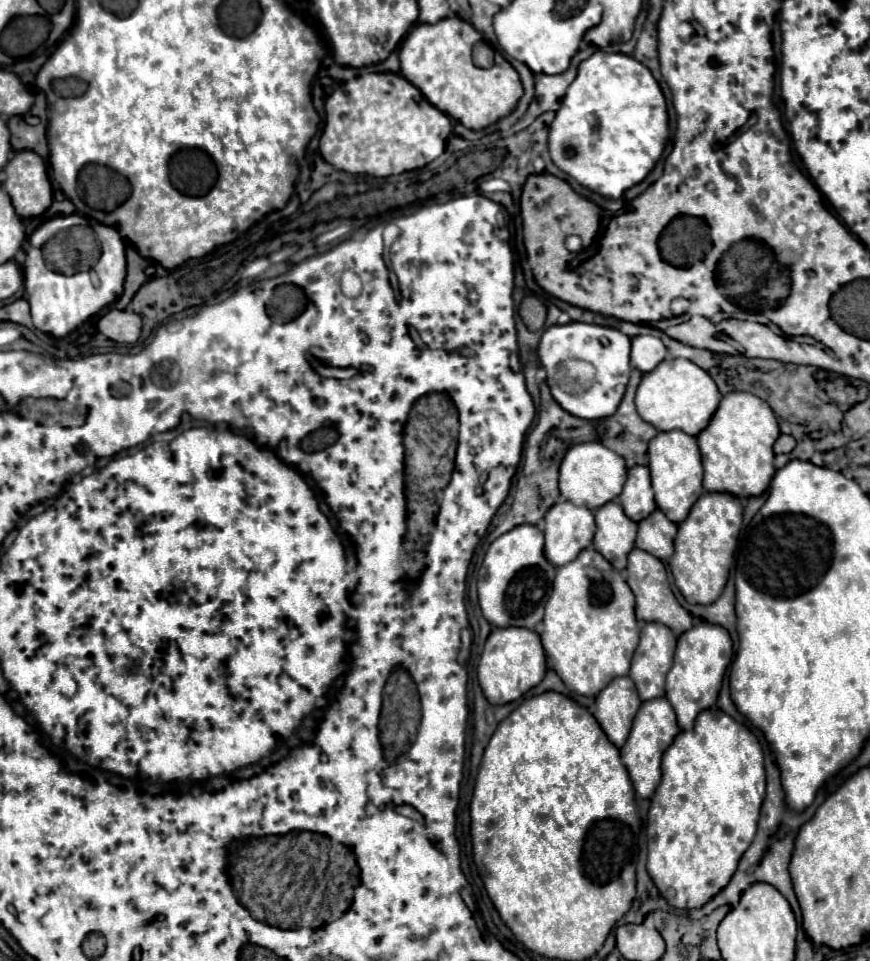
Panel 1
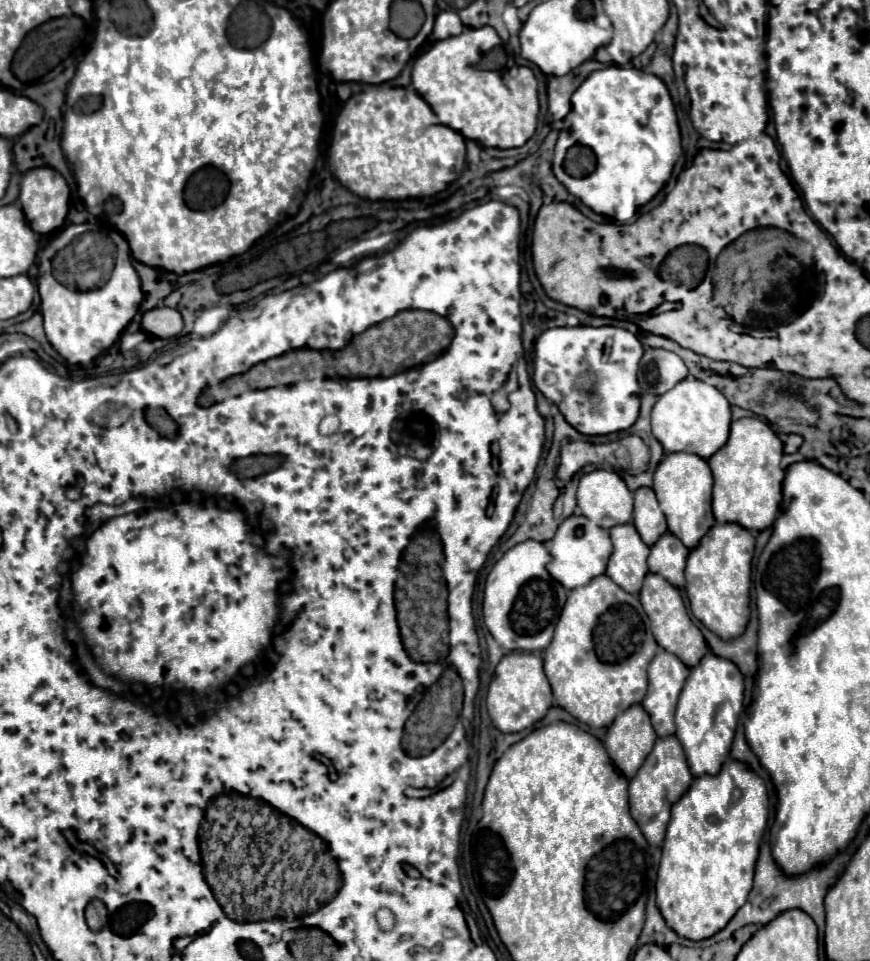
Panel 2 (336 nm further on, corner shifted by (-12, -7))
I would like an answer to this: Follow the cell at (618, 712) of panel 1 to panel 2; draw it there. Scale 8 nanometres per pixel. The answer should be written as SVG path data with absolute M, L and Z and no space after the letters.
M636 704L630 706L626 712L616 716L614 724L606 732L604 746L610 746L610 758L616 768L632 780L636 770L644 764L644 758L652 752L656 742L656 732L650 724L646 710Z

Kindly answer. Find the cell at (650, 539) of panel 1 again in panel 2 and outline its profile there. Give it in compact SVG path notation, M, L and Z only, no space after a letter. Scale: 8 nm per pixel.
M666 532L652 548L648 556L648 568L652 574L660 574L678 590L684 588L684 566L688 548L670 532Z

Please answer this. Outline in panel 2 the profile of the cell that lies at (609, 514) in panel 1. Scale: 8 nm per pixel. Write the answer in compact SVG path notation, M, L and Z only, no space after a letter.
M632 524L610 528L610 538L614 544L614 552L608 560L606 574L622 590L638 594L642 588L642 580L648 574L646 558L650 554L650 548L642 542L640 534Z

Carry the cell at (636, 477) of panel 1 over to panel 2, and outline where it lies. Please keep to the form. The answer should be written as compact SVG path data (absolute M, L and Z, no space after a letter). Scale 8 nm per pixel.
M638 488L634 492L634 522L632 522L648 546L666 534L666 518L658 506L652 488Z

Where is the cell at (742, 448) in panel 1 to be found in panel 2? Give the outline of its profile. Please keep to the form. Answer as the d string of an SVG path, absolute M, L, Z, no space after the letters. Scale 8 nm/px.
M740 418L732 422L730 438L710 460L714 474L712 510L716 522L736 522L746 530L766 530L774 524L782 500L784 470L780 468L782 442L774 430L758 418Z

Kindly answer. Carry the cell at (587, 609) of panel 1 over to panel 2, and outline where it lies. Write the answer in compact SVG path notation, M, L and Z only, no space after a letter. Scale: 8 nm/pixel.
M598 576L568 594L554 638L544 650L544 670L560 708L590 728L608 728L620 712L644 700L646 670L656 650L638 596L624 592L608 576Z

